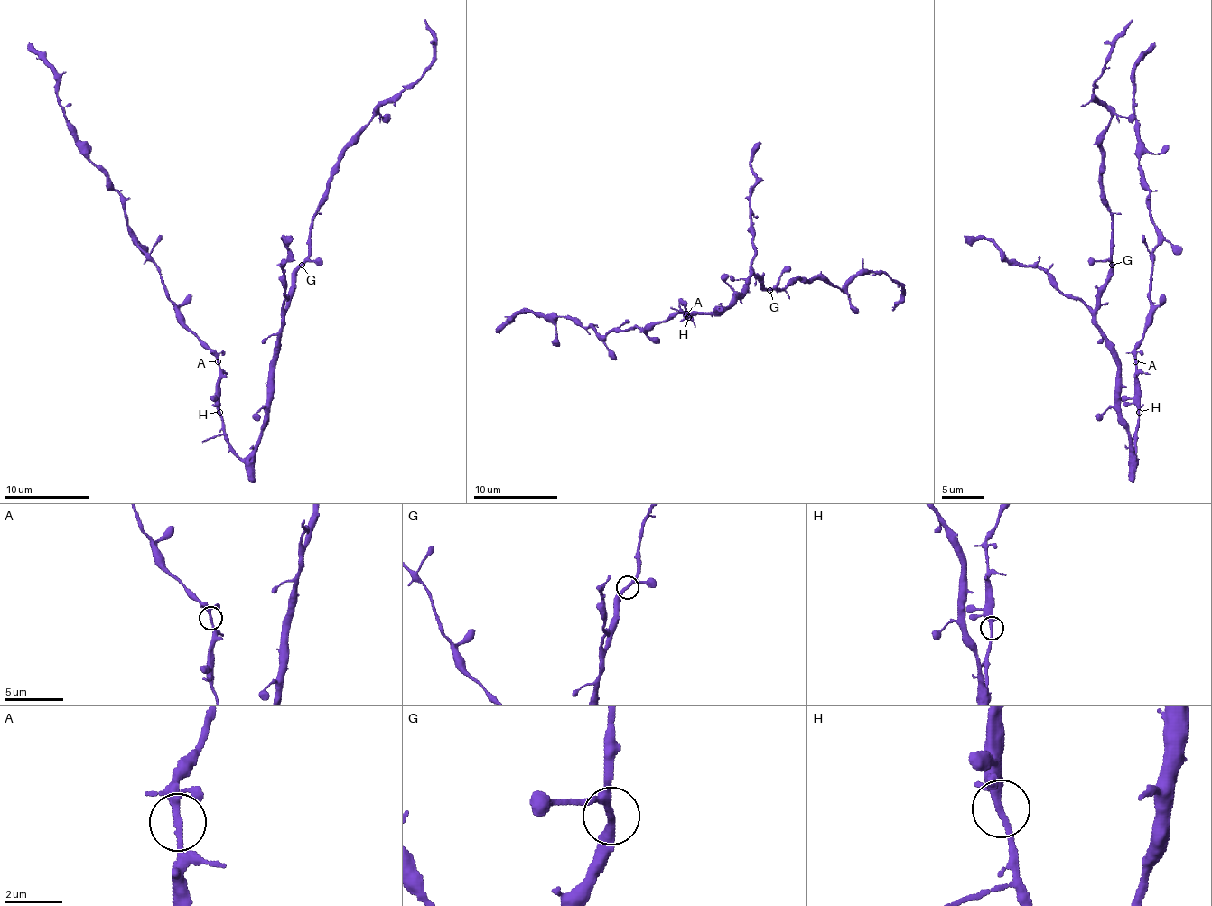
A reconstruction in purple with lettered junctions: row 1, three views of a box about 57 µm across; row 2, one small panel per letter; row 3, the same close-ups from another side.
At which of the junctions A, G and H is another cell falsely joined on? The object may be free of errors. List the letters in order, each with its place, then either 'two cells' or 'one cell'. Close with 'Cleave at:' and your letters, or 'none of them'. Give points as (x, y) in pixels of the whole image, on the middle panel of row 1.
A: (686, 313) | one cell
G: (769, 290) | one cell
H: (688, 317) | one cell
Cleave at: none of them

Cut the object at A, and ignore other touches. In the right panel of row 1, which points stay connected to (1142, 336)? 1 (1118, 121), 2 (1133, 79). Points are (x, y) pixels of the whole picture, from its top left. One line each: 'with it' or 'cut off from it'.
1: cut off from it
2: with it

